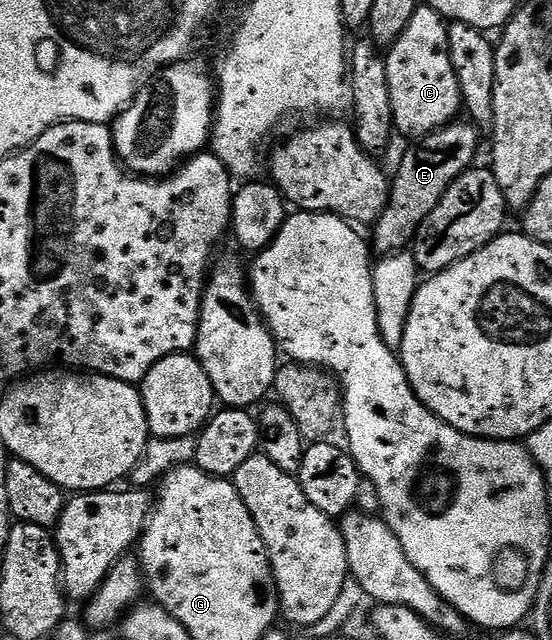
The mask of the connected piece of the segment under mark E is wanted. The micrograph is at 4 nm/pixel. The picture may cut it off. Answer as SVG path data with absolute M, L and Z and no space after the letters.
M451 122L444 128L439 128L437 132L431 132L429 136L421 137L417 141L415 148L410 148L402 156L402 161L398 164L398 173L393 173L390 186L390 197L386 203L385 210L380 214L380 218L372 225L374 240L372 236L372 248L378 254L393 254L401 252L413 241L418 234L418 228L426 221L428 214L436 210L440 198L452 186L454 179L463 172L467 172L475 163L474 155L478 152L479 129L473 123L458 124Z

